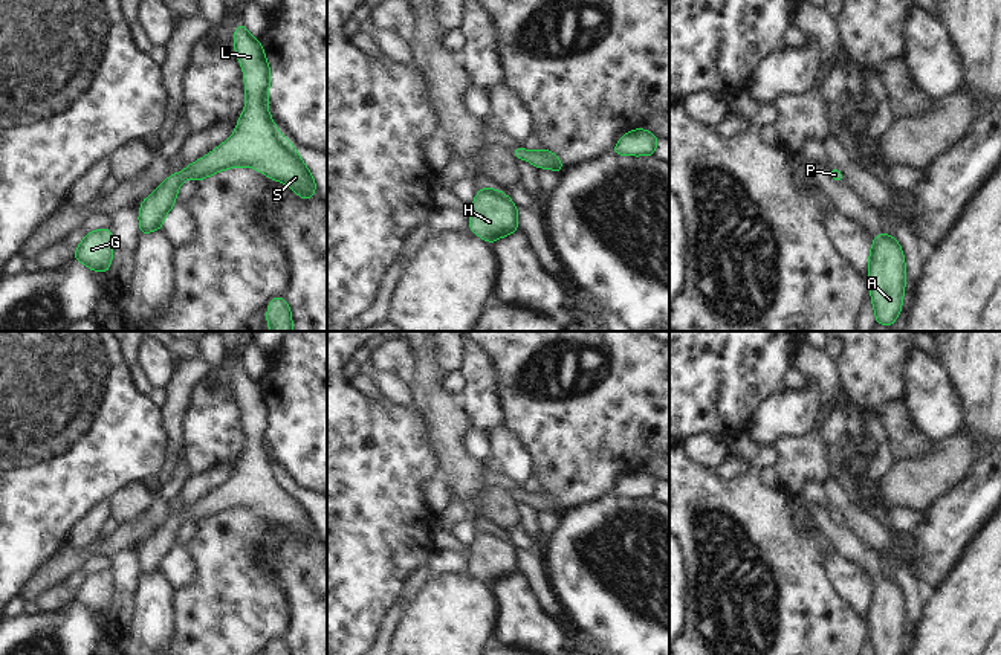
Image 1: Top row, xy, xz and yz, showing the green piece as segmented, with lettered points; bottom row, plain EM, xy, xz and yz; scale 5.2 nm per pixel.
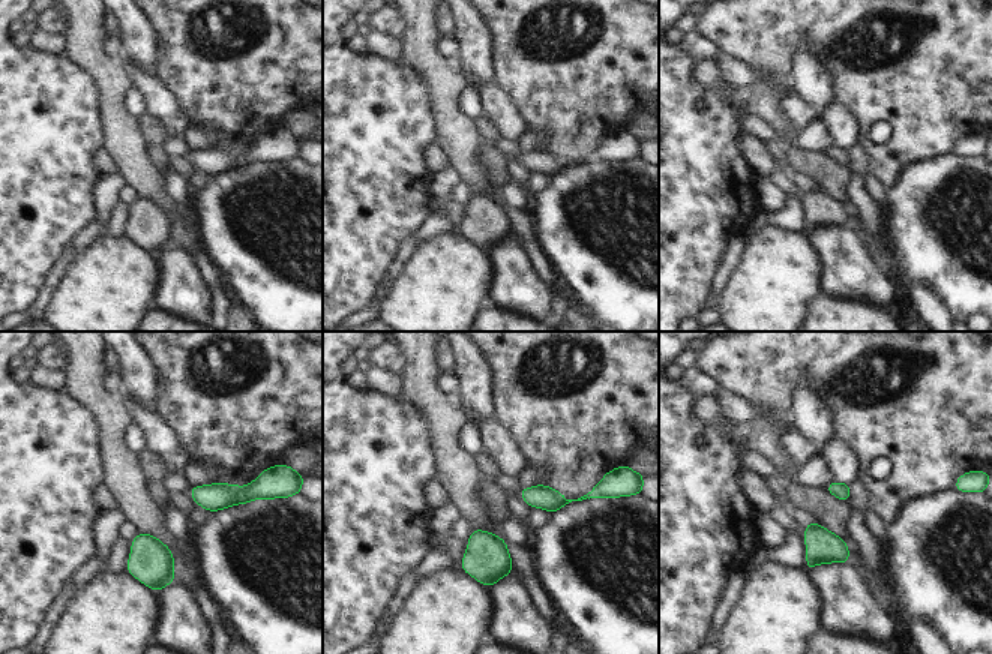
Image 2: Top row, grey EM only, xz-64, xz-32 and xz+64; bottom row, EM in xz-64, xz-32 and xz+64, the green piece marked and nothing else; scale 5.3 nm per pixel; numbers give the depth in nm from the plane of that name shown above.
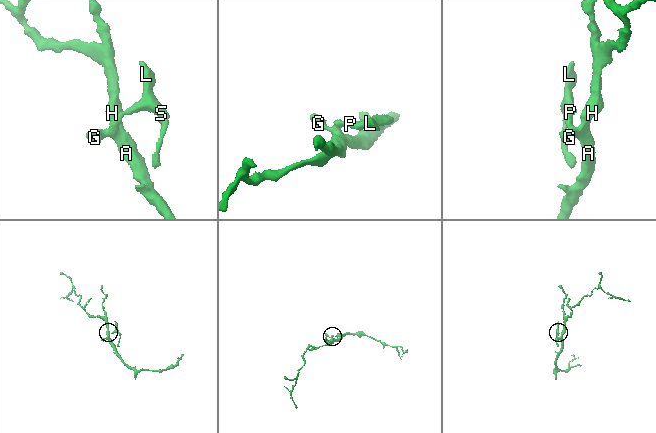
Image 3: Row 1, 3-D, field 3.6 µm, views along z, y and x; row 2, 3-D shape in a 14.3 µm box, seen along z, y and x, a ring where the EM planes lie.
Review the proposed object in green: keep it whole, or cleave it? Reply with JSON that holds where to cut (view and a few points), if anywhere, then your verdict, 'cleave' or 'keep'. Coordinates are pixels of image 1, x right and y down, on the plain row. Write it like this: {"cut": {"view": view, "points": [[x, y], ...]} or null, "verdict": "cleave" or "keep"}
{"cut": null, "verdict": "keep"}

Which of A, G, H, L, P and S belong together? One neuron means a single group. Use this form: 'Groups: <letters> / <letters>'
Groups: A G H L P S.

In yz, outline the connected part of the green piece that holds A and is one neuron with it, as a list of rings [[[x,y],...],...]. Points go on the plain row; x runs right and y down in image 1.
[[[879,576],[873,582],[868,603],[870,637],[876,655],[900,655],[905,634],[906,609],[897,582]]]

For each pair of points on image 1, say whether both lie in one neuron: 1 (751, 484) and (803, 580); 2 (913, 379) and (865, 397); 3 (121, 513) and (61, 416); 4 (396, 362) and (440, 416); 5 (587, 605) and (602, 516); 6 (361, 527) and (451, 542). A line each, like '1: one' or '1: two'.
1: one
2: two
3: two
4: two
5: one
6: two

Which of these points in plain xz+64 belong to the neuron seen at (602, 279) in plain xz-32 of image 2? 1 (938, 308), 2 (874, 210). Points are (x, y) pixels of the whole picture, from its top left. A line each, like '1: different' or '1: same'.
1: different
2: different

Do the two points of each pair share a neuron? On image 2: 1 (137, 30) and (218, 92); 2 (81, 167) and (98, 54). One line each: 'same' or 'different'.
1: different
2: different

